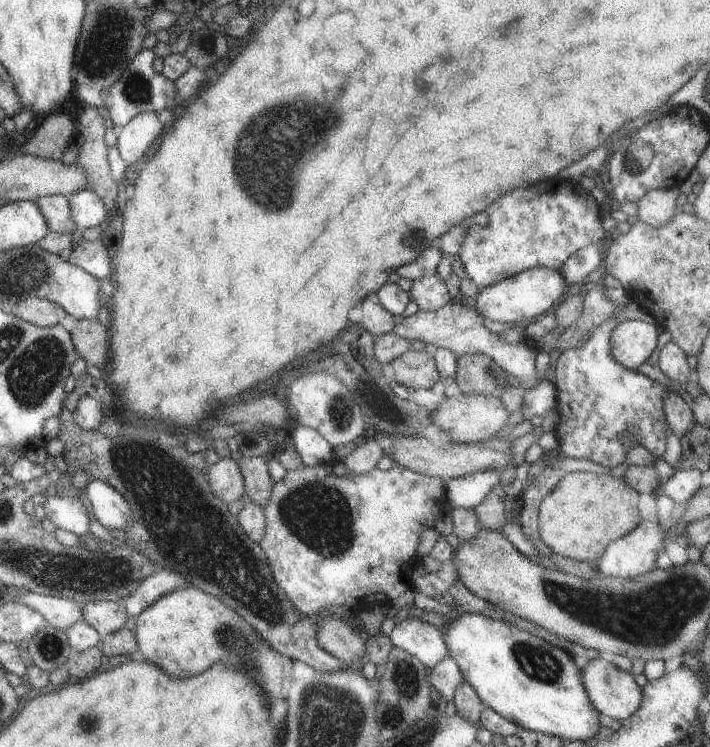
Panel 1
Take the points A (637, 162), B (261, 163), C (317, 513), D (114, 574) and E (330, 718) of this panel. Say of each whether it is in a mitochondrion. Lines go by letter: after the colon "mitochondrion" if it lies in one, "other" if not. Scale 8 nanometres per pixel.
A: mitochondrion
B: mitochondrion
C: mitochondrion
D: mitochondrion
E: mitochondrion

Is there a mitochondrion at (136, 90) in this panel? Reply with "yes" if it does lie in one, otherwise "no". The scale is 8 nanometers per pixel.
yes

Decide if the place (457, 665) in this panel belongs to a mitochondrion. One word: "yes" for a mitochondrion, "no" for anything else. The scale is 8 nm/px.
no

